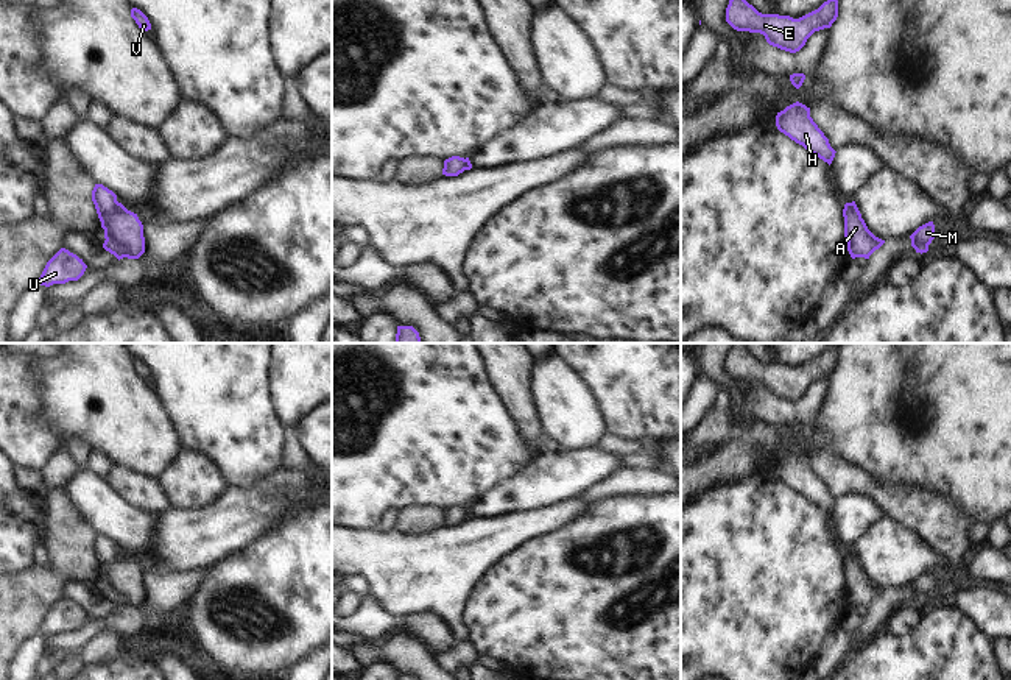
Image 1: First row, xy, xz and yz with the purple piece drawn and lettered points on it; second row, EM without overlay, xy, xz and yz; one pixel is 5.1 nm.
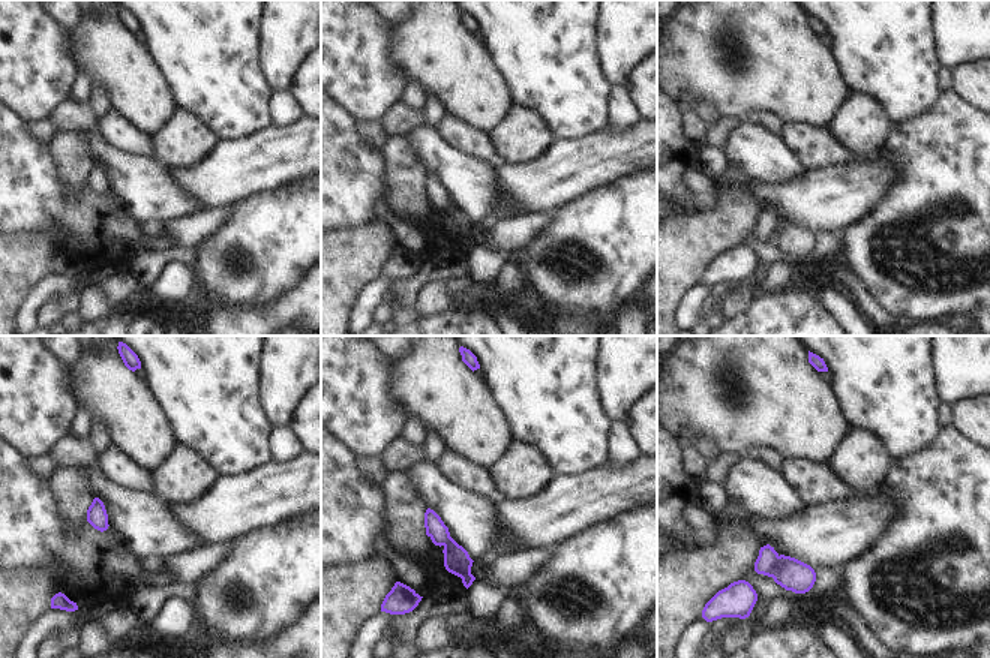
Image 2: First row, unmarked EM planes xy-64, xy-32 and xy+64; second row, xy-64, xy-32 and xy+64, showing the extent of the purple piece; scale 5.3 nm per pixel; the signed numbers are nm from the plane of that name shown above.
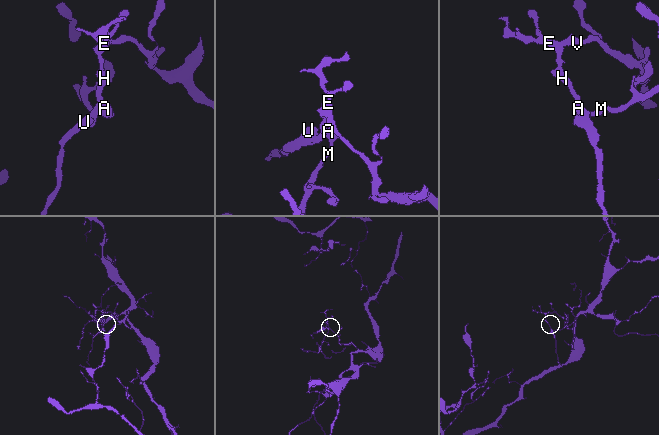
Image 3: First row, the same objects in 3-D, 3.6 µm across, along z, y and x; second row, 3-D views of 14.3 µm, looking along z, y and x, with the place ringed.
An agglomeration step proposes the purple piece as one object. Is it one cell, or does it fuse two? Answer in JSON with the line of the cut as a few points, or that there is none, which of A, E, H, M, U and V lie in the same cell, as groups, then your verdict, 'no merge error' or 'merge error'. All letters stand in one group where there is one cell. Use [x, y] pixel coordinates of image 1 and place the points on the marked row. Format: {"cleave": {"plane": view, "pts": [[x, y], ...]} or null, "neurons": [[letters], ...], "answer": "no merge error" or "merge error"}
{"cleave": {"plane": "xy", "pts": [[117, 201], [102, 222]]}, "neurons": [["A", "M"], ["E", "H", "U", "V"]], "answer": "merge error"}

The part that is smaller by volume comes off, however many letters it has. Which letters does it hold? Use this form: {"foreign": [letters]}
{"foreign": ["A", "M"]}

